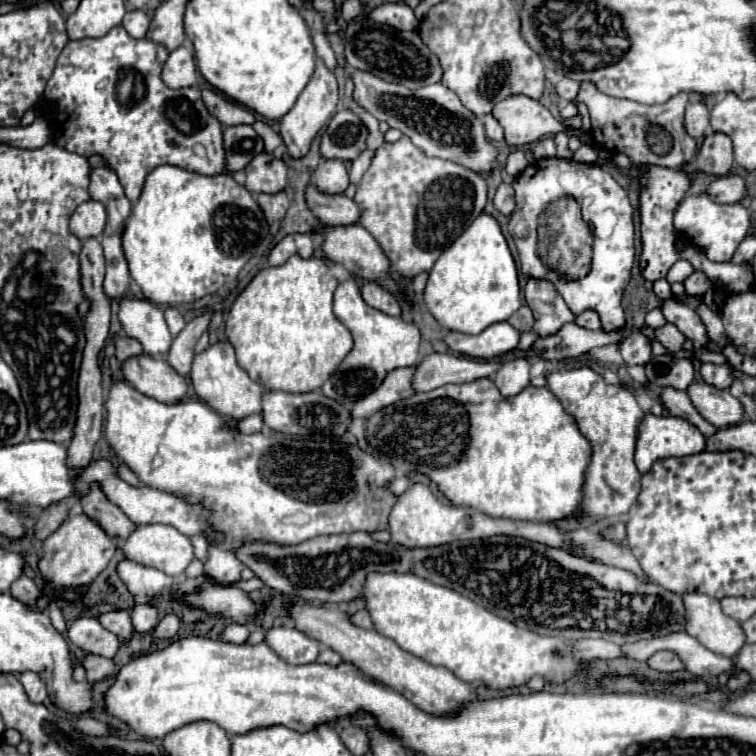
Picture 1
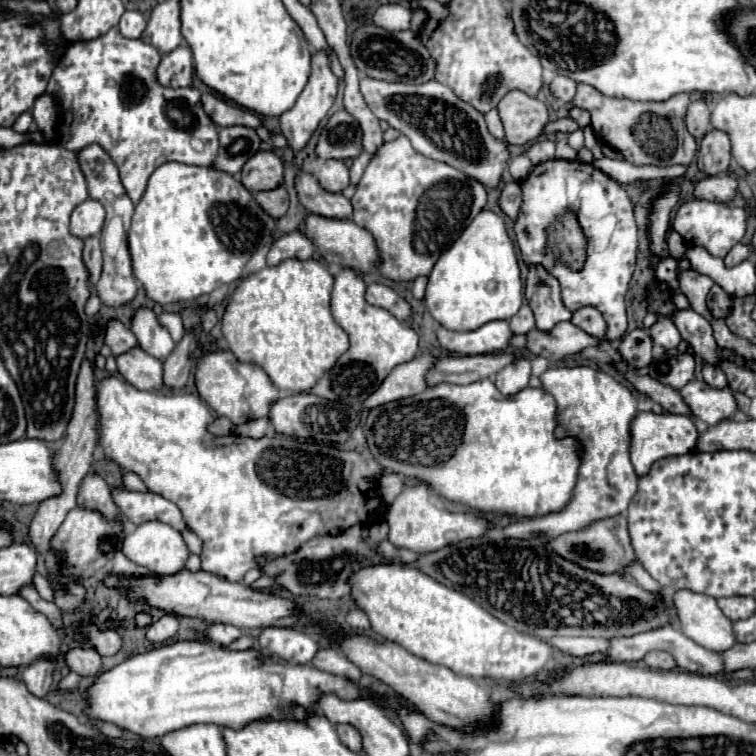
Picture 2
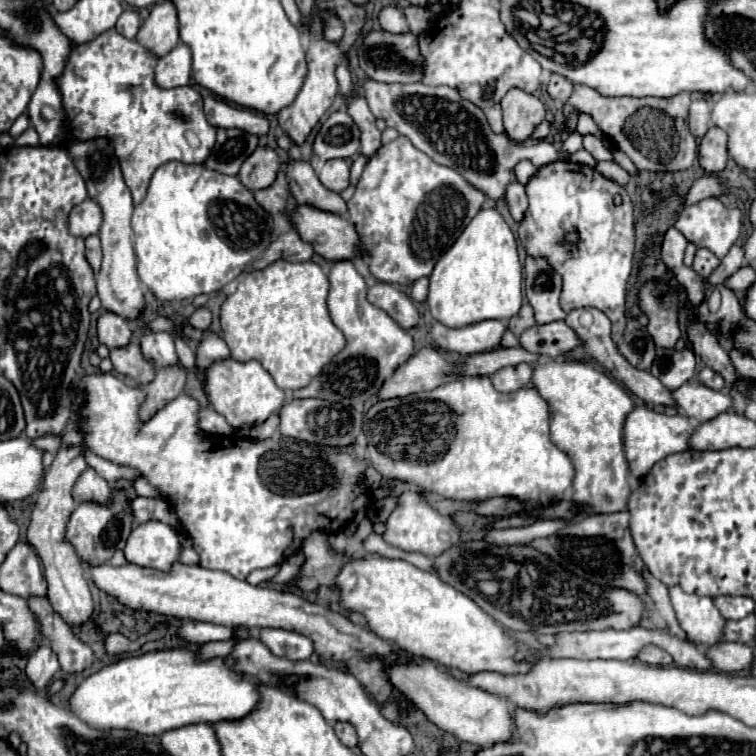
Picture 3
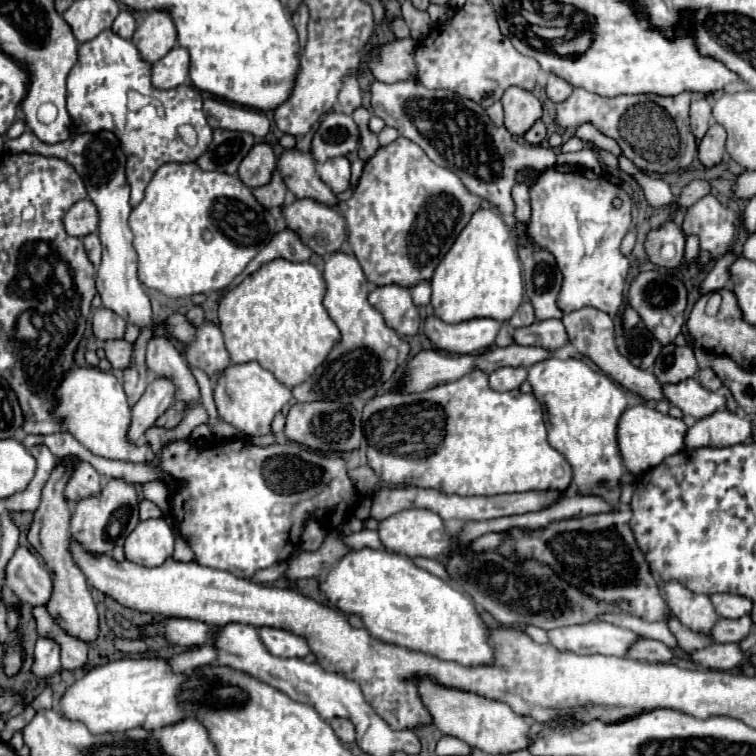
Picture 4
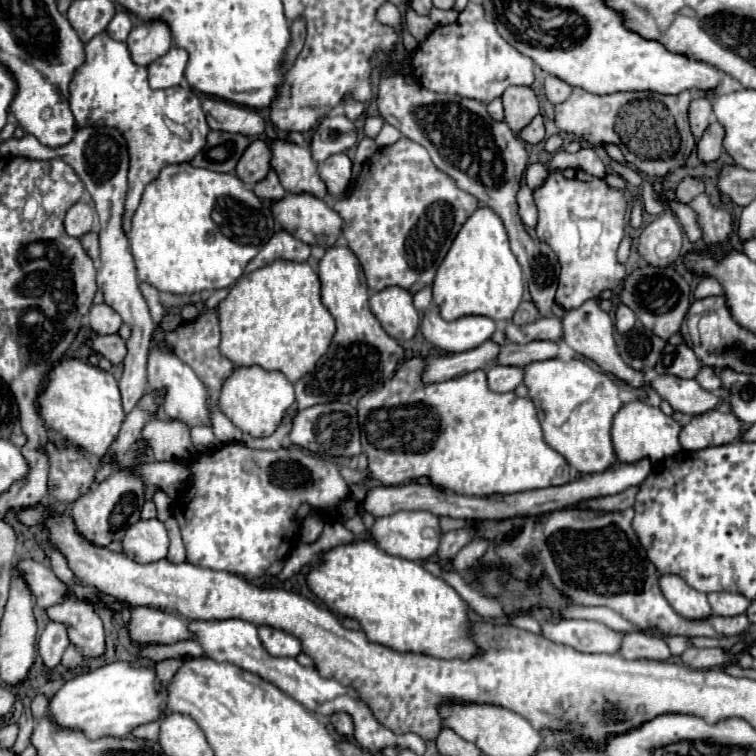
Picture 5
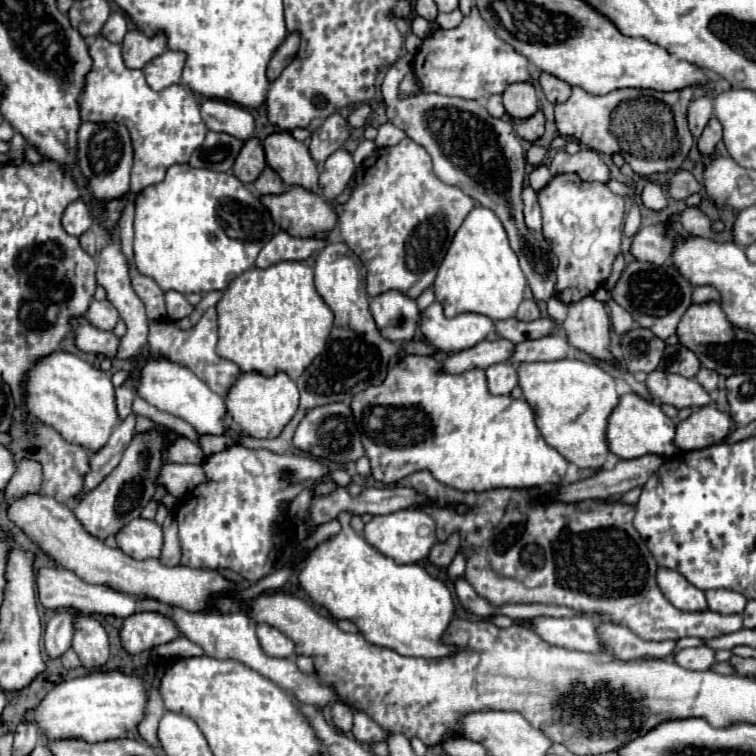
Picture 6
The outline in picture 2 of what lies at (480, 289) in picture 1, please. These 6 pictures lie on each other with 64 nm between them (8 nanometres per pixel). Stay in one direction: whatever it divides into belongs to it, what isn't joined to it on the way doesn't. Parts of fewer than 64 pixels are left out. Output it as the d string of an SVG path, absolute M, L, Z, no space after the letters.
M482 210L460 238L448 248L428 278L424 296L434 320L448 330L476 330L492 320L510 320L522 306L522 278L514 244L506 232L504 218Z

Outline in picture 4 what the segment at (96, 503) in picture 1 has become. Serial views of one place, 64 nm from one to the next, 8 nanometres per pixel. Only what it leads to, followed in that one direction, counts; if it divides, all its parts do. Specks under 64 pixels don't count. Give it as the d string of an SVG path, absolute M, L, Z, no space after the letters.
M78 460L78 466L74 466L74 474L70 474L70 482L66 484L66 500L78 502L86 496L98 494L102 490L102 476L88 464Z

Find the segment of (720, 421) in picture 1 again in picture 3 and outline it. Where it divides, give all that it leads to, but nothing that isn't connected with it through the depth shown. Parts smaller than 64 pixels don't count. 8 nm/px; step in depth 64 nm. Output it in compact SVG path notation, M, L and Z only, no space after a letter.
M696 378L684 382L680 388L672 390L670 394L672 394L676 406L686 416L692 416L700 422L708 422L708 420L716 418L718 414L732 408L732 398L728 394L710 390Z

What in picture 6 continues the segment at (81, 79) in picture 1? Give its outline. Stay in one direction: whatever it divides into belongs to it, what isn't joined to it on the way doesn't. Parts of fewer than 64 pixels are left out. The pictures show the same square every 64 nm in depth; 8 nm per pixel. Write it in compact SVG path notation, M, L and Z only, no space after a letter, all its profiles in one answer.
M102 36L96 38L96 42L90 46L90 56L94 60L94 66L90 74L86 76L86 88L80 98L80 114L84 122L120 122L130 130L132 144L134 144L134 168L132 168L132 184L128 194L128 206L124 208L124 214L120 218L120 246L124 256L130 264L130 280L134 286L134 292L146 306L146 314L150 320L166 318L166 306L164 306L164 292L158 288L158 284L140 274L134 266L132 256L132 218L134 218L134 200L140 190L144 190L150 184L160 182L166 176L166 170L172 164L184 164L188 162L190 154L204 142L206 126L200 116L200 104L194 98L194 92L184 88L182 84L168 86L160 92L154 92L142 74L142 70L130 70L124 66L122 60L122 48L120 44L112 44L104 40Z

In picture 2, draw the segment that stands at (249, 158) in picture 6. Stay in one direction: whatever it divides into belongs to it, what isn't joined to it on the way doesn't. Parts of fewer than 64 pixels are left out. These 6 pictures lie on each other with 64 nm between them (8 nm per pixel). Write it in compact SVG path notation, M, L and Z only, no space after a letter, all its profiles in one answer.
M258 150L242 168L242 184L252 192L272 190L282 184L284 168L272 150Z

